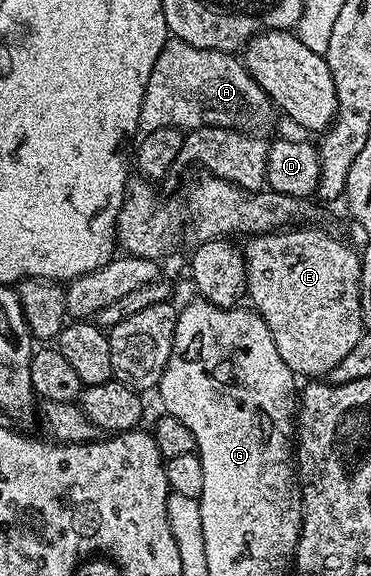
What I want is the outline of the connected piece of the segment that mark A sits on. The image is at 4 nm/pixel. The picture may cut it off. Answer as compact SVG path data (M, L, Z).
M171 38L159 51L153 74L145 86L139 132L158 128L234 128L236 132L263 134L274 122L277 109L265 90L232 53L201 50Z

